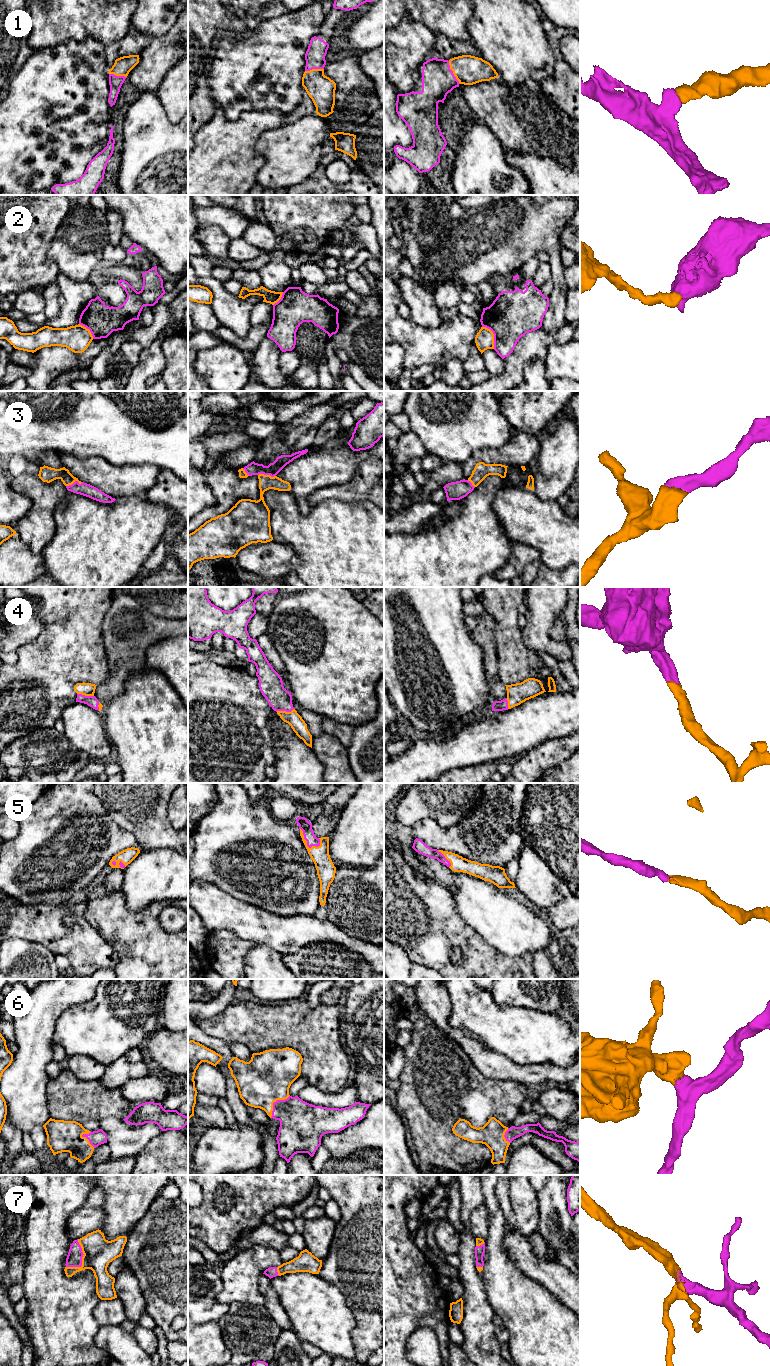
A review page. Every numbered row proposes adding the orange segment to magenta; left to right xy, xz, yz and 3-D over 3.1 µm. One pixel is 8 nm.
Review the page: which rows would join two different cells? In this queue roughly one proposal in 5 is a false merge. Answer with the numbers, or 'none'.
2

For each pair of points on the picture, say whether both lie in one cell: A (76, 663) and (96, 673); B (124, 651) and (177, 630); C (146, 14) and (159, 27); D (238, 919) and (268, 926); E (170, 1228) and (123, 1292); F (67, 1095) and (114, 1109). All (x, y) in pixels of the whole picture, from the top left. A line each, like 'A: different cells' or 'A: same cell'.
A: same cell
B: same cell
C: same cell
D: same cell
E: different cells
F: same cell

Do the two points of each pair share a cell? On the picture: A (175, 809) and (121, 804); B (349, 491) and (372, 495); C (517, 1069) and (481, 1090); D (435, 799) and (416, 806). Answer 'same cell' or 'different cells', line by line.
A: different cells
B: same cell
C: different cells
D: same cell

